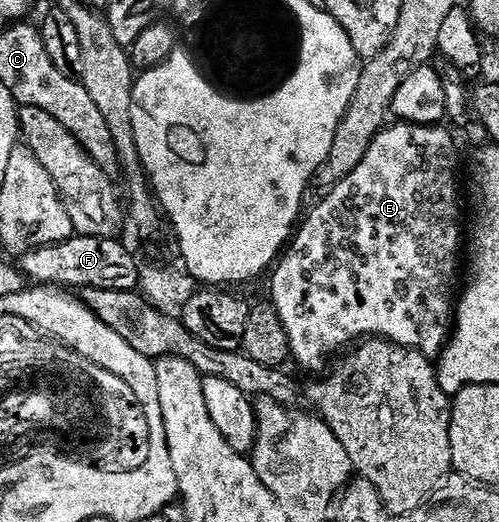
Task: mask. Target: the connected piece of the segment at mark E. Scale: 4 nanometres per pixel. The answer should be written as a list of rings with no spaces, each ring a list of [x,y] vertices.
[[[395,122],[378,132],[361,166],[357,166],[357,170],[345,177],[328,196],[322,197],[311,213],[306,213],[307,221],[305,216],[281,259],[274,265],[270,273],[269,303],[277,310],[281,326],[285,326],[285,334],[289,334],[291,360],[299,363],[305,371],[322,373],[344,349],[364,338],[391,340],[402,348],[415,348],[428,358],[438,357],[442,353],[453,331],[453,305],[457,300],[455,275],[459,272],[459,247],[463,244],[463,224],[459,219],[463,216],[463,208],[459,205],[459,152],[455,149],[454,138],[445,129],[437,127],[430,123]]]

